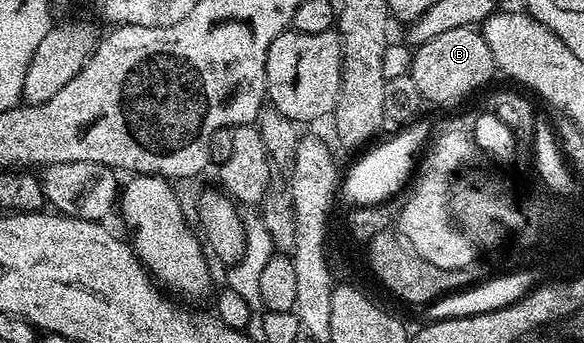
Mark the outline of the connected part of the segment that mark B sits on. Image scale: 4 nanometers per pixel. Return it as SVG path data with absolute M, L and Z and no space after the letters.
M460 27L439 33L431 41L420 44L413 52L412 77L426 104L438 103L445 107L457 103L464 95L477 91L495 75L491 49L477 27Z

